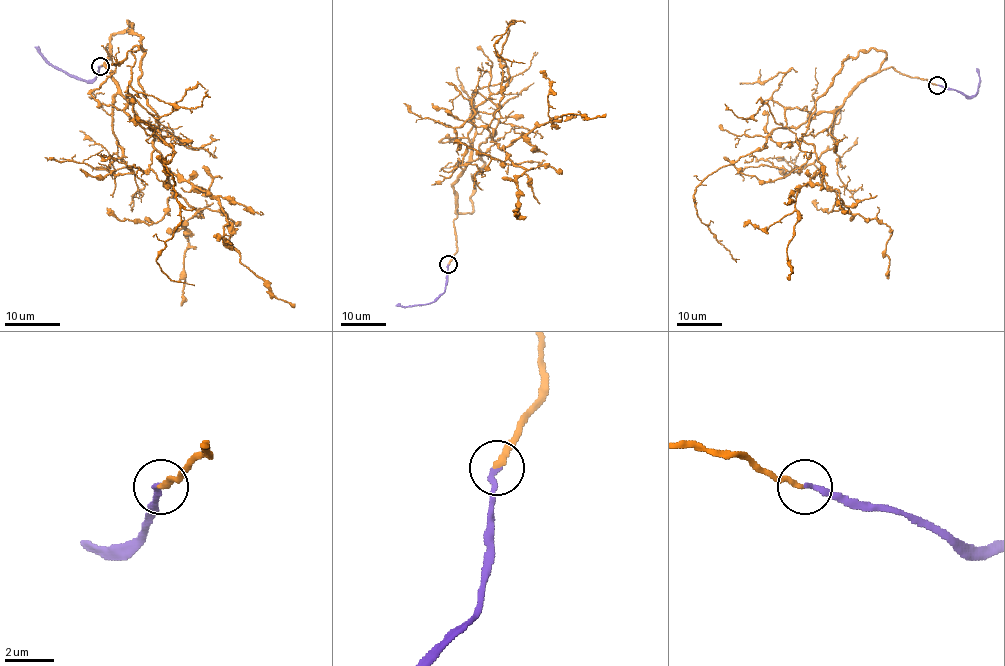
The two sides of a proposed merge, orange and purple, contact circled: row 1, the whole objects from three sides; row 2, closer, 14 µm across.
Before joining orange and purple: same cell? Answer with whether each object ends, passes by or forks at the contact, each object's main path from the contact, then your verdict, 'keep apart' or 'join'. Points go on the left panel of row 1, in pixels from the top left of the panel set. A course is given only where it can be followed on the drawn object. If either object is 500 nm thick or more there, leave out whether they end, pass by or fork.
orange ends there; purple ends there; orange runs (99, 66), (127, 21), (143, 55), (138, 83), (157, 117), (153, 148), (218, 201), (242, 262), (294, 306); purple runs (99, 66), (96, 76), (83, 80), (58, 70), (43, 55), (38, 45); join

